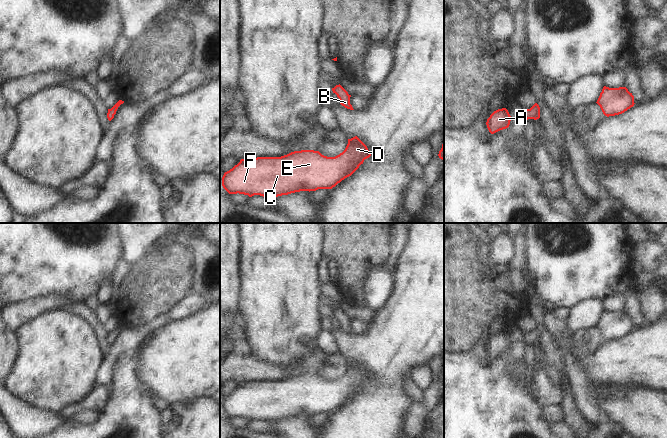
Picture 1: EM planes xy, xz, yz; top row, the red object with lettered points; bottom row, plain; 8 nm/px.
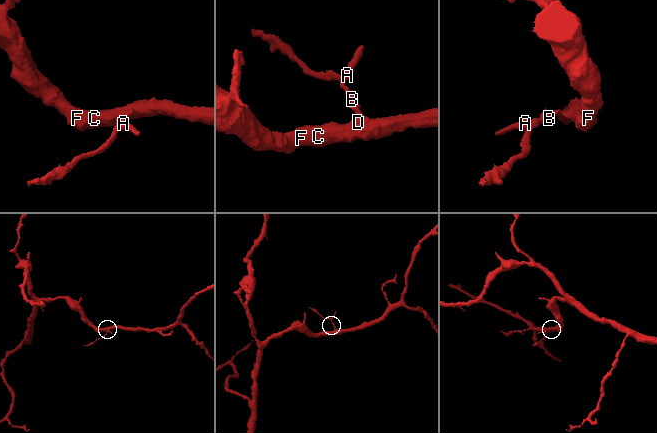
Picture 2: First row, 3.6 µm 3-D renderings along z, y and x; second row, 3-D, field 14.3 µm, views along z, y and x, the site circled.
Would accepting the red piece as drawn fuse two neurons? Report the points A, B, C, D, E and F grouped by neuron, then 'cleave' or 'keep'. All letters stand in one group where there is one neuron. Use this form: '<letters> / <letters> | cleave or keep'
A B C D E F | keep

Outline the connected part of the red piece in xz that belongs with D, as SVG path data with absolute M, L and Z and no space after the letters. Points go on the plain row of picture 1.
M357 361L348 363L345 374L335 381L327 381L319 375L294 375L281 381L257 381L241 383L222 401L222 410L229 418L244 418L252 421L278 421L300 415L332 413L351 400L364 384L371 380L367 370Z

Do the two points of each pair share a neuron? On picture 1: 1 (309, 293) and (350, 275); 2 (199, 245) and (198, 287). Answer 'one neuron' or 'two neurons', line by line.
1: two neurons
2: one neuron

